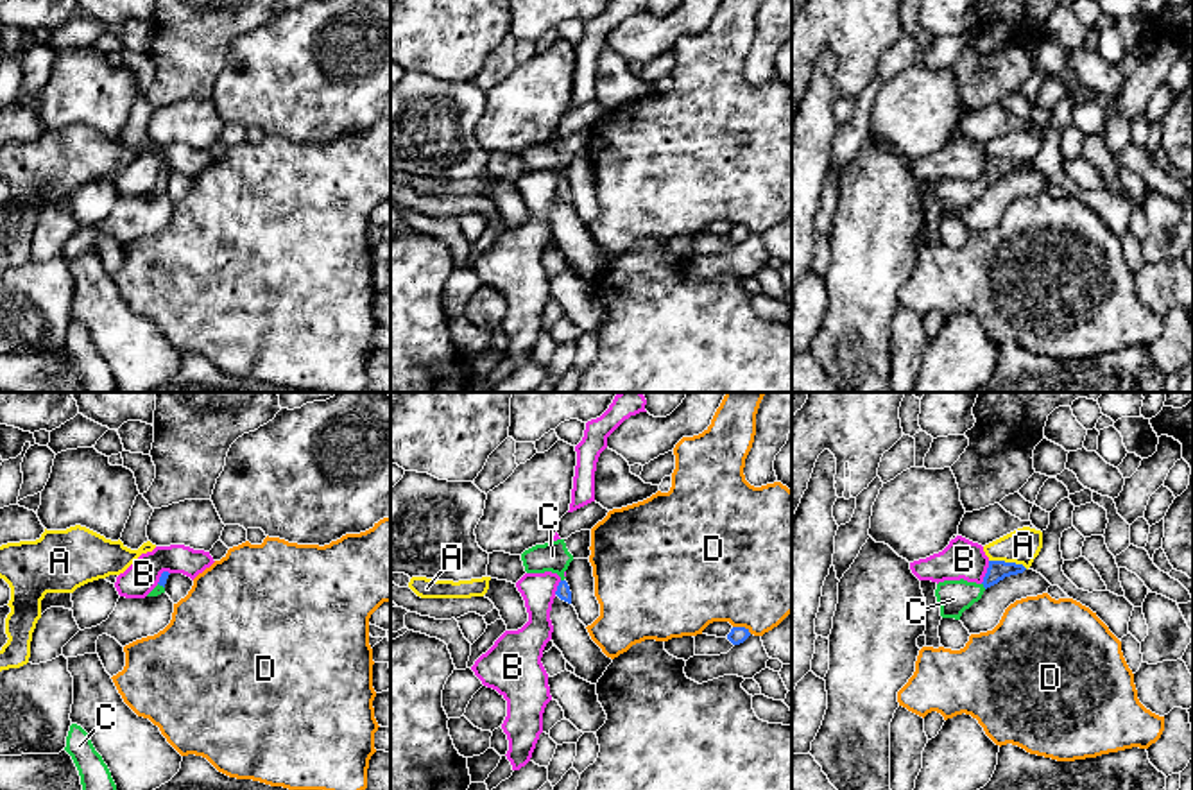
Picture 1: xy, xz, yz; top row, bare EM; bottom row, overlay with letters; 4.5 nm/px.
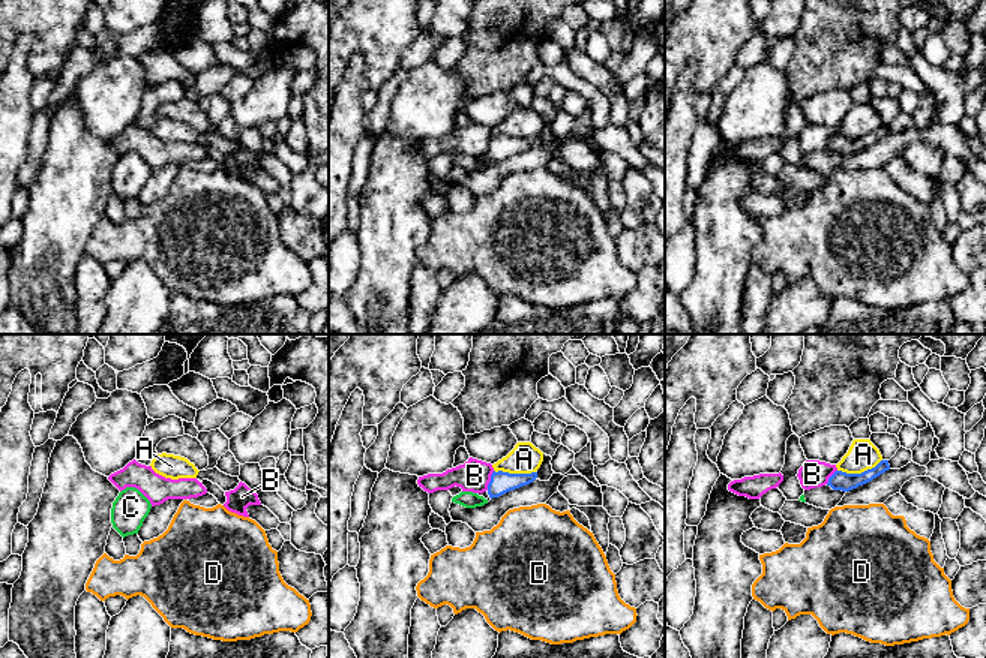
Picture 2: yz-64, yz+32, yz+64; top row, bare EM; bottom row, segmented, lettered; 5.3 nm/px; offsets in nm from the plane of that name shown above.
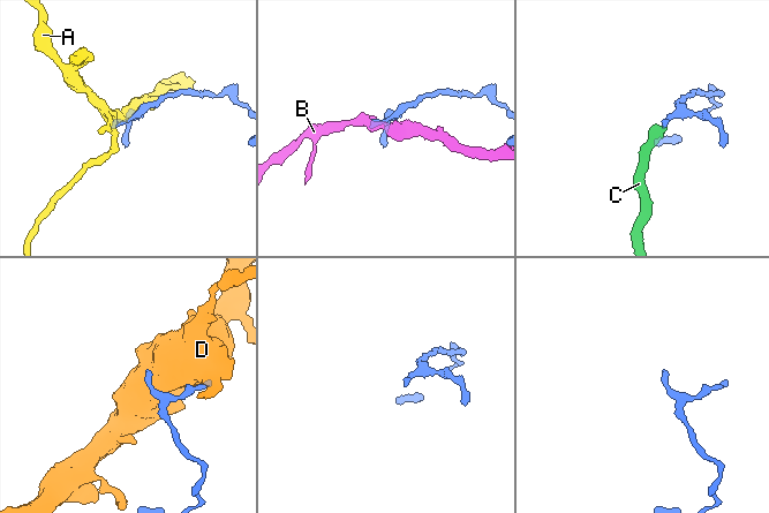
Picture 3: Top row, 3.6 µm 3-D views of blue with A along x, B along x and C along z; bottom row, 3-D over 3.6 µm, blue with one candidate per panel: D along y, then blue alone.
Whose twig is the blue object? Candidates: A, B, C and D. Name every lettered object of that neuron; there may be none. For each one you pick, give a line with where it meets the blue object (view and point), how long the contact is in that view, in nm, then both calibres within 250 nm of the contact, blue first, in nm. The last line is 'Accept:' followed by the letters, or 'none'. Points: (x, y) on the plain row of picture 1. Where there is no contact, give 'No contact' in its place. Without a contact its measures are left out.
C: Touches blue at yz (984, 185). Shared border 40 nm. Thickness 90 nm (blue) against 150 nm
Accept: C

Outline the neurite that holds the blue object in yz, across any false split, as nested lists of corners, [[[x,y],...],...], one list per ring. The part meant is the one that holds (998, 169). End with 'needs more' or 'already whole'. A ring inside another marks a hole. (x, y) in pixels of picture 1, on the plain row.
[[[989,159],[982,183],[960,179],[944,179],[937,183],[935,195],[942,217],[960,219],[962,211],[978,201],[983,190],[1005,176],[1023,172],[1026,167],[1016,161]]]; needs more

